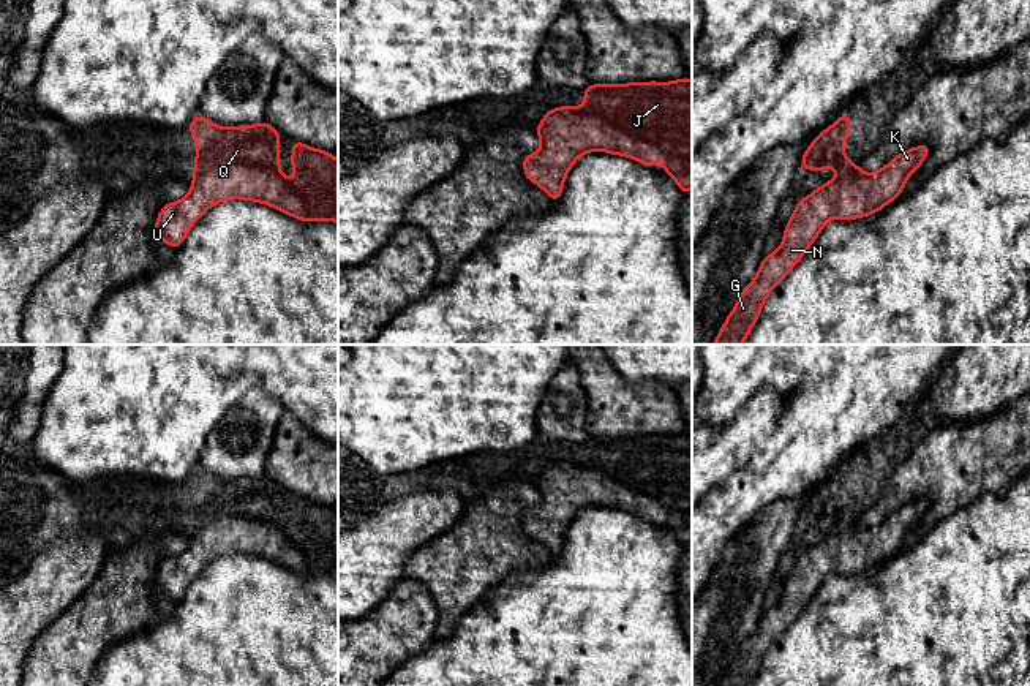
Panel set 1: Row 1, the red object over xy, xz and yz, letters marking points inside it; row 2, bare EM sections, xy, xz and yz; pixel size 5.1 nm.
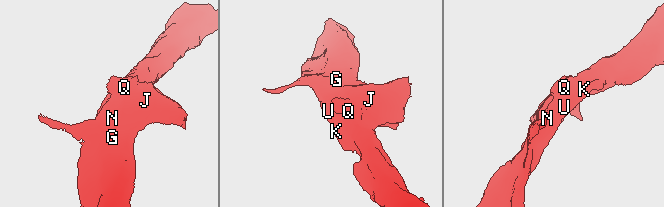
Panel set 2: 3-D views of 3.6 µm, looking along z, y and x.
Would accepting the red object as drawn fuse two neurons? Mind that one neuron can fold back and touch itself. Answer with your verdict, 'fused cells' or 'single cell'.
single cell

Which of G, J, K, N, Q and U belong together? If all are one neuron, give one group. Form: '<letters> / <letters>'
G J K N Q U

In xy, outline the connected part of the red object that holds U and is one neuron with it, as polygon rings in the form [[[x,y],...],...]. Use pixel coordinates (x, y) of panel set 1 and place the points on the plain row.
[[[197,468],[188,479],[193,495],[199,498],[194,509],[194,526],[191,544],[177,556],[166,556],[155,575],[156,591],[179,602],[194,577],[215,558],[223,555],[242,553],[261,556],[273,561],[284,569],[299,572],[305,577],[311,575],[333,575],[338,577],[338,514],[332,506],[310,501],[292,493],[292,512],[289,520],[295,522],[294,531],[284,531],[280,523],[280,485],[265,474],[254,479],[220,481],[212,477],[207,471]]]

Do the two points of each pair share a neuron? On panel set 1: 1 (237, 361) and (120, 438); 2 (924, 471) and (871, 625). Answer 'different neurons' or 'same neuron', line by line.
1: different neurons
2: different neurons

